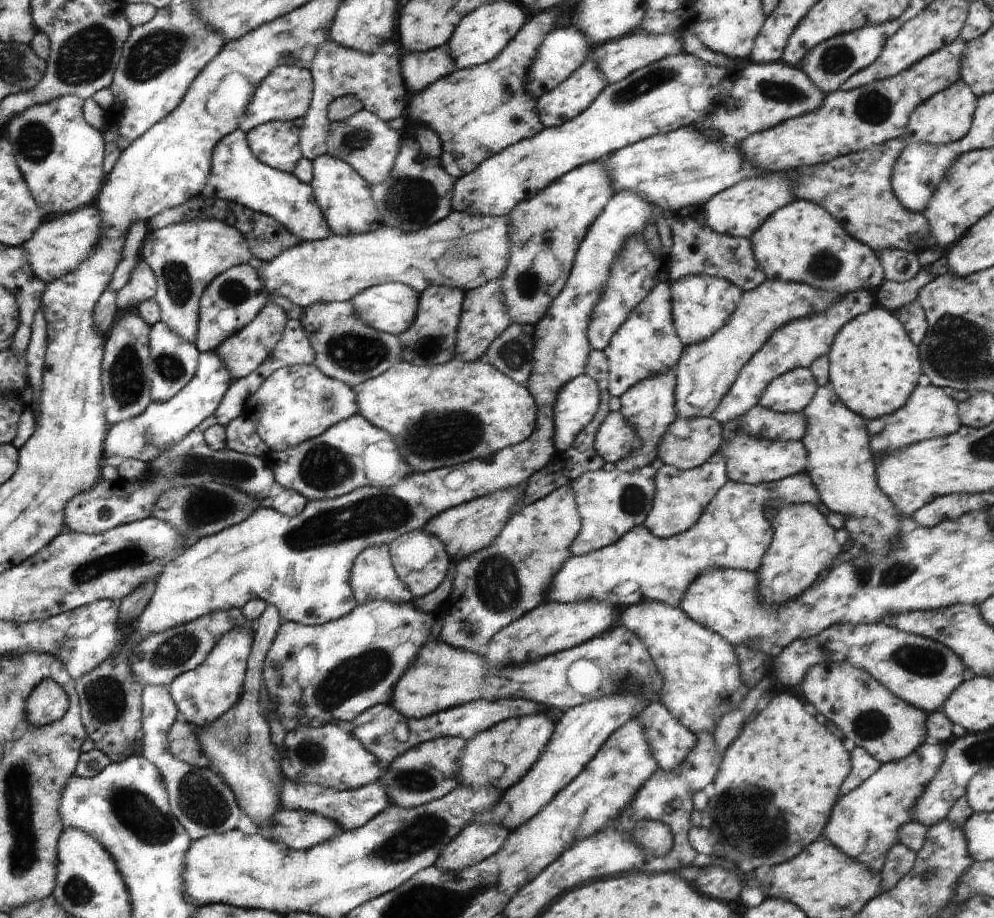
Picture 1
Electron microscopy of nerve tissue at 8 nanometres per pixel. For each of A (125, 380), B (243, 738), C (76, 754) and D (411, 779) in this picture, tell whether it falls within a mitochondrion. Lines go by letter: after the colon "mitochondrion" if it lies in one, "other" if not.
A: mitochondrion
B: mitochondrion
C: other
D: mitochondrion

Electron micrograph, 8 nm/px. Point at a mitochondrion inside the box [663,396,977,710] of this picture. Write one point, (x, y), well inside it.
(920, 661)

